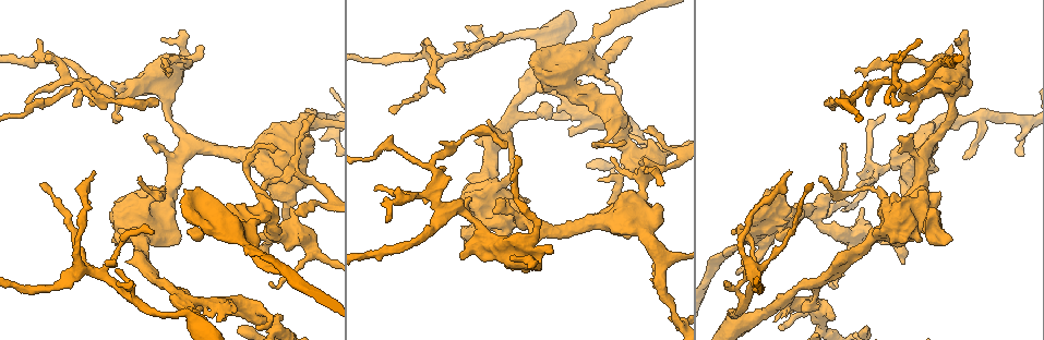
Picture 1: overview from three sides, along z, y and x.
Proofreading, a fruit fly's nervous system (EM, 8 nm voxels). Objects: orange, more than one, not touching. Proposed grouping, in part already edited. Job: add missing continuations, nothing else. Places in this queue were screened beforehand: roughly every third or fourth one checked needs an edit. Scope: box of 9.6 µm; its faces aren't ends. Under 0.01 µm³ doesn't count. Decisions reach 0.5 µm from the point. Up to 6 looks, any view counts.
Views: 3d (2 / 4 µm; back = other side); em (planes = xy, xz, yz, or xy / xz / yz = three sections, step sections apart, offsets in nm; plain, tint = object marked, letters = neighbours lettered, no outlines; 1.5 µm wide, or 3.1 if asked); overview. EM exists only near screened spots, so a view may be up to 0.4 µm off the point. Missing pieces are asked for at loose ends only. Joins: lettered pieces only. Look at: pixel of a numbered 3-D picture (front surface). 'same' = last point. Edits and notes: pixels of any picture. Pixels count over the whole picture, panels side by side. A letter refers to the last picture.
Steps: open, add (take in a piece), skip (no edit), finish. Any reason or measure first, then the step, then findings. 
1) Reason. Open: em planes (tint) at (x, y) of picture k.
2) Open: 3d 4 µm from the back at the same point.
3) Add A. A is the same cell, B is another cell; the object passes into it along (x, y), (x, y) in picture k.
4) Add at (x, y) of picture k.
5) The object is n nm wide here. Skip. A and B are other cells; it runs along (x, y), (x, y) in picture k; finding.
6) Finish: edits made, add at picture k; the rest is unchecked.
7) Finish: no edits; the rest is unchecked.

An open end. Open: em planes (letters) at (599, 116) of picture 1.

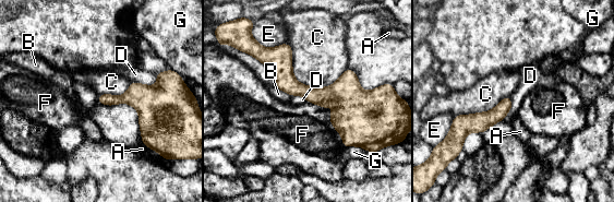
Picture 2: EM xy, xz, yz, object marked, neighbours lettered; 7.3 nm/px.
Skip. A, B, C, D, E, F and G are other cells; it runs along (260, 57), (311, 94), (373, 95) in picture 2; no lettered piece goes on from it.

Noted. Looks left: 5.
Open: em planes (letters) at (598, 179) of picture 1.

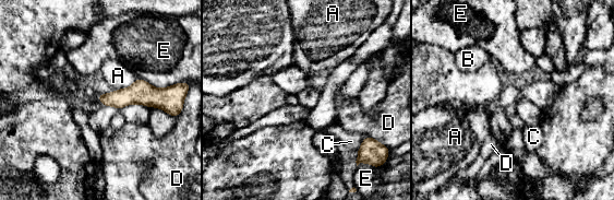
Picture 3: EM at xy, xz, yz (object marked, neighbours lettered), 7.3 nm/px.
The longest contact is with E, 280 nm. Skip. A, B, C, D and E are other cells; a border runs along (137, 78), (129, 86), (115, 91) in picture 3; none of them fits.

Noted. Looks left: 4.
An open end. Open: em planes (plain) at (270, 285) of picture 1.

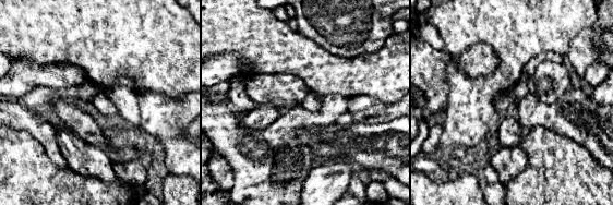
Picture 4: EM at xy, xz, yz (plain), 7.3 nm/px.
Where the object lies. Open: em planes (tint) at the same point.

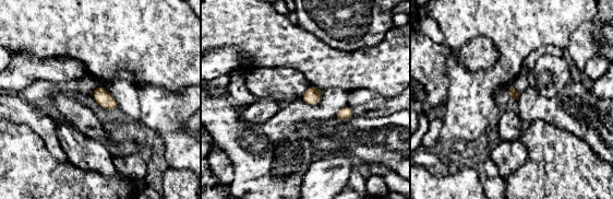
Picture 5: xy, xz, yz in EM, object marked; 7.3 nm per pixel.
Open: em planes (letters) at the same point.

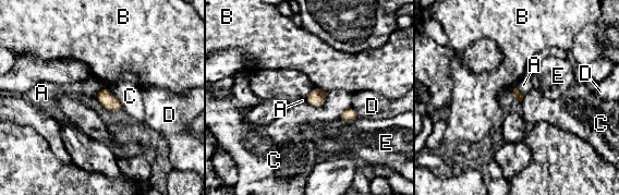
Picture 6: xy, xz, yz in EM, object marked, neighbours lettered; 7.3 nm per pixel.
The longest contact is with C, 180 nm. Skip. A, B, C, D and E are other cells; no lettered piece goes on from it.

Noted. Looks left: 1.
Finish: no edits; the rest is unchecked.

